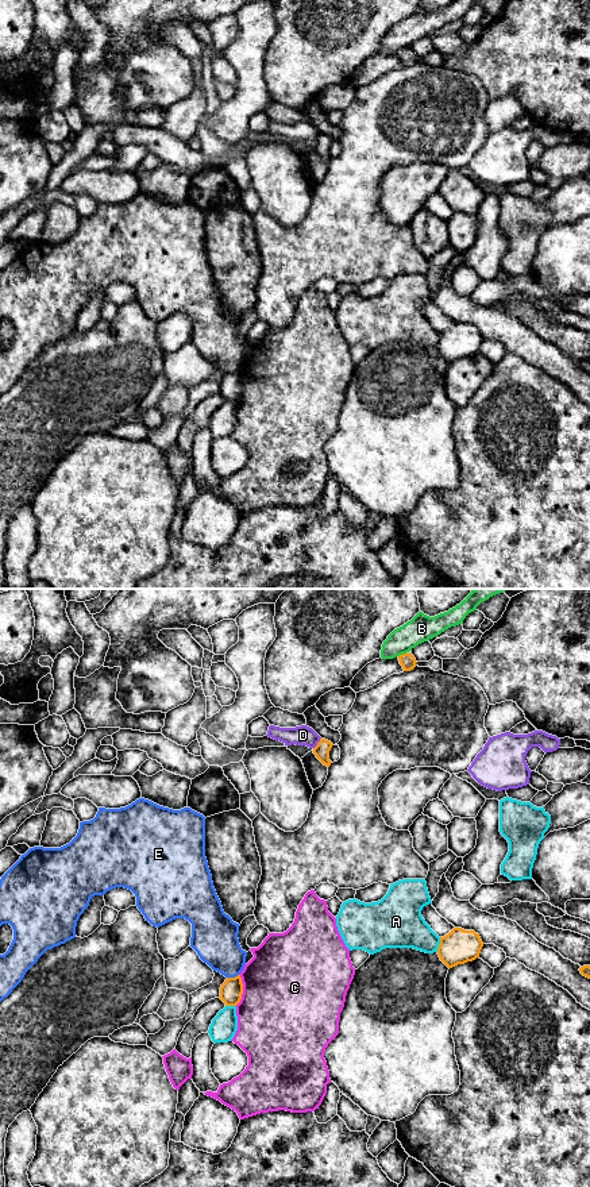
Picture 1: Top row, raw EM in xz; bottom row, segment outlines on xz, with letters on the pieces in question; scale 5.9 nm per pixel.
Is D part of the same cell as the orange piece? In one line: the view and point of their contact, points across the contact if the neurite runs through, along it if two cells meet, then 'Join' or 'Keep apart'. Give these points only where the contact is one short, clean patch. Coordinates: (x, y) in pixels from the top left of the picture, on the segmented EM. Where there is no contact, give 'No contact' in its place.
Touches orange at xz (317, 743). Boundary: xz (320, 737), (313, 748). Keep apart

